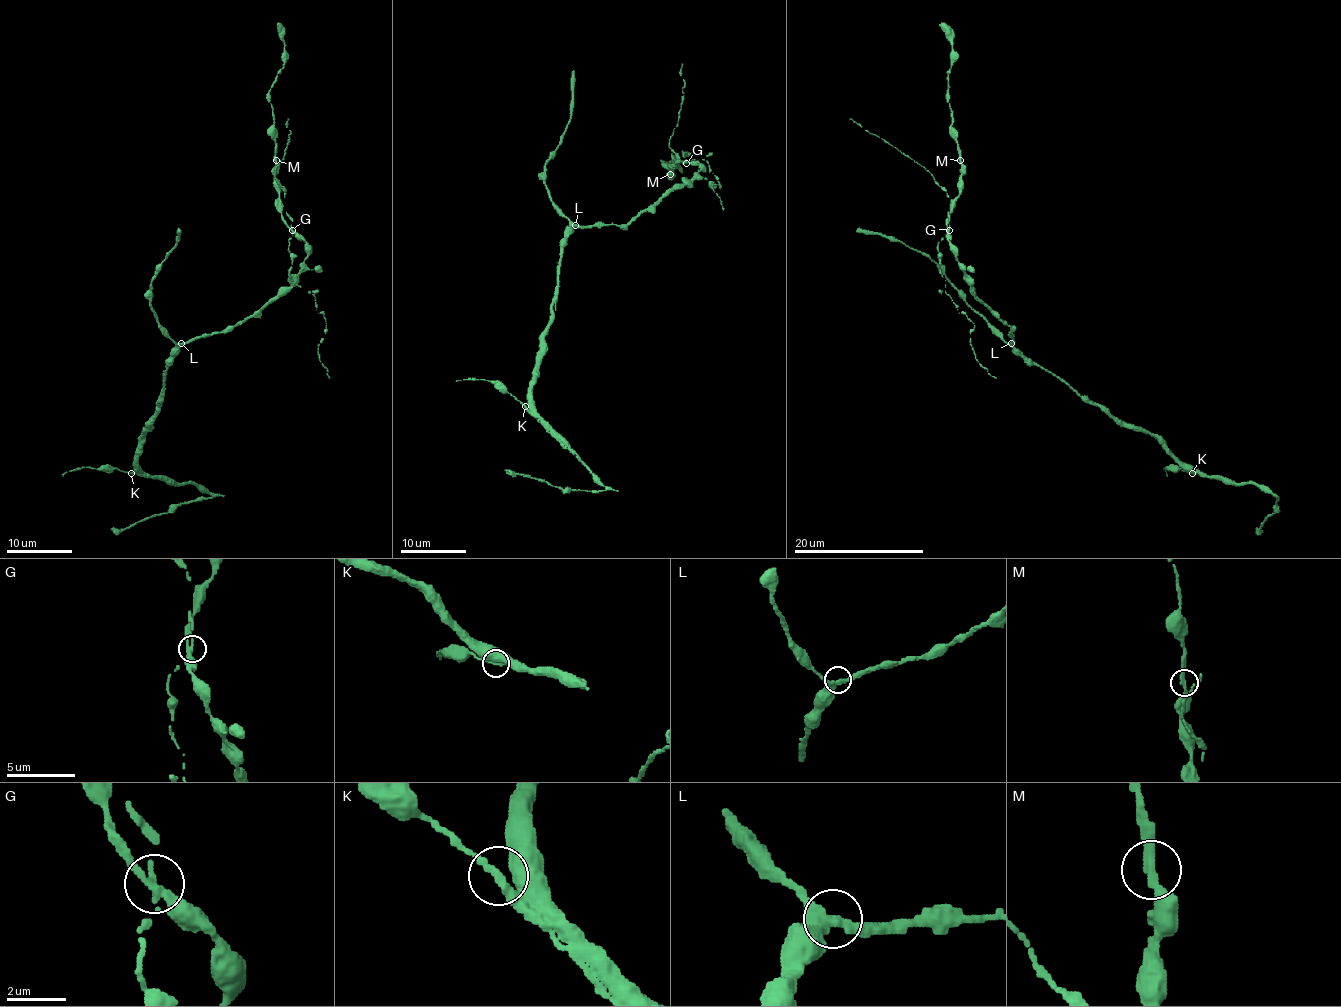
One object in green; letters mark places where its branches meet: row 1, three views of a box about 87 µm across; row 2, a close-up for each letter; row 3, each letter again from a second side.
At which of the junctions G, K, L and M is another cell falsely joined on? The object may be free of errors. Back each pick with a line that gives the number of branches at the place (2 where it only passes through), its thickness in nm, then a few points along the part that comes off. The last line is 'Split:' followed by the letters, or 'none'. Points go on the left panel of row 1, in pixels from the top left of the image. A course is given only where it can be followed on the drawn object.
G: 3 | 280 nm | (292, 230), (289, 274), (315, 297), (318, 313), (325, 318), (318, 359), (330, 378)
Split: G

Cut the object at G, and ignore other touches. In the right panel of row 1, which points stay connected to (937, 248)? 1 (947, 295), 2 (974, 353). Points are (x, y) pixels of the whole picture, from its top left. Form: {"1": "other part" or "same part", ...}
{"1": "same part", "2": "same part"}

